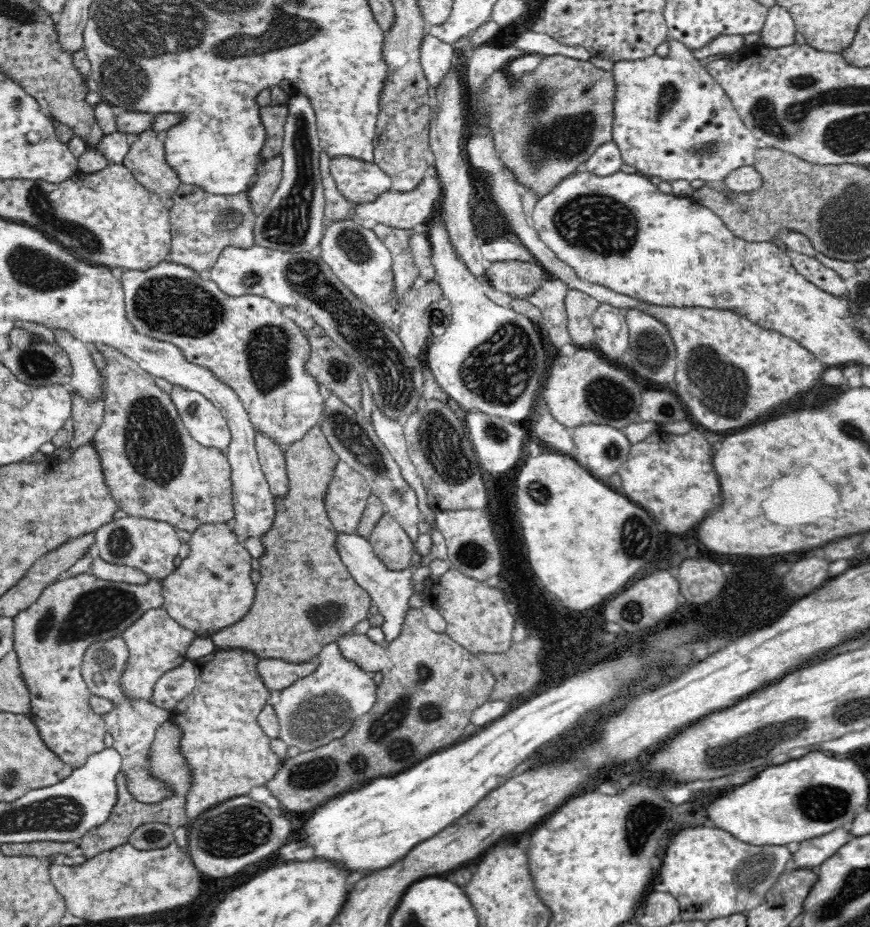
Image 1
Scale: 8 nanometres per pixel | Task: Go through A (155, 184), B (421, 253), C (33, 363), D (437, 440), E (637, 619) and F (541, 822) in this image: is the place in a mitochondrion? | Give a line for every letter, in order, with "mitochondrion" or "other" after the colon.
A: other
B: other
C: mitochondrion
D: mitochondrion
E: mitochondrion
F: other

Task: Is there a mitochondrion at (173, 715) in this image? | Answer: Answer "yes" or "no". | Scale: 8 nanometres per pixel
no

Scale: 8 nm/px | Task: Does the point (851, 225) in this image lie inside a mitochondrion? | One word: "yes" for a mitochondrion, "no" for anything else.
yes

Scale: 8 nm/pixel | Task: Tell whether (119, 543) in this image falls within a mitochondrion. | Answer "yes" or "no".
yes

